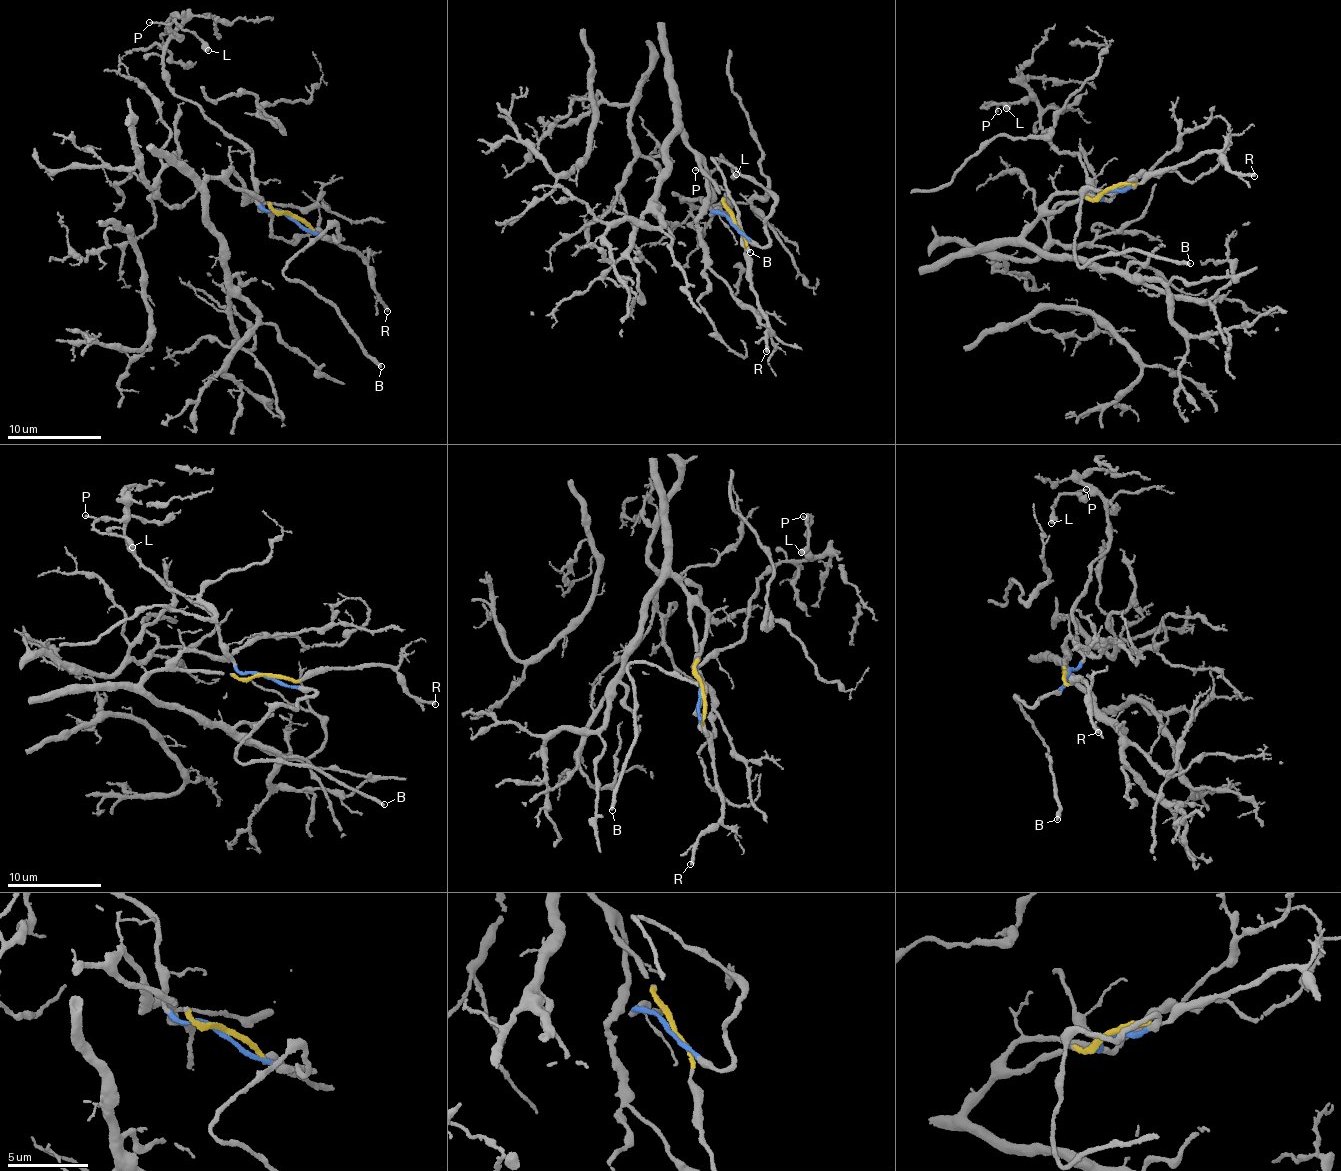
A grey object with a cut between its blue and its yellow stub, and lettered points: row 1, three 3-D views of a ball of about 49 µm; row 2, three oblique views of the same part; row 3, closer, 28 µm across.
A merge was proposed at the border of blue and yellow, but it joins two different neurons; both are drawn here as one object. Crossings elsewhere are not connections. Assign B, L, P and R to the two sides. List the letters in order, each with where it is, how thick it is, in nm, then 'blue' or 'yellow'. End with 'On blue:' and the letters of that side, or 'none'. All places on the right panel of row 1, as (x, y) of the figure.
B: (1190, 263) | 280 nm | blue
L: (1006, 108) | 480 nm | blue
P: (998, 111) | 160 nm | blue
R: (1254, 176) | 260 nm | yellow
On blue: B, L, P

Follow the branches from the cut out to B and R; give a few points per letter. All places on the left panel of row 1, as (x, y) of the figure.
B: (290, 216), (308, 229), (340, 238), (335, 225), (296, 254), (283, 274), (331, 304), (381, 366)
R: (290, 216), (329, 242), (359, 255), (388, 312)

